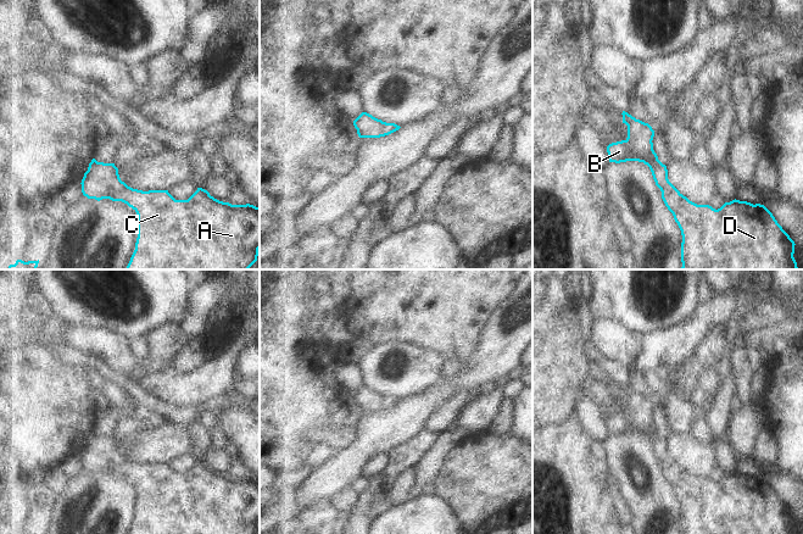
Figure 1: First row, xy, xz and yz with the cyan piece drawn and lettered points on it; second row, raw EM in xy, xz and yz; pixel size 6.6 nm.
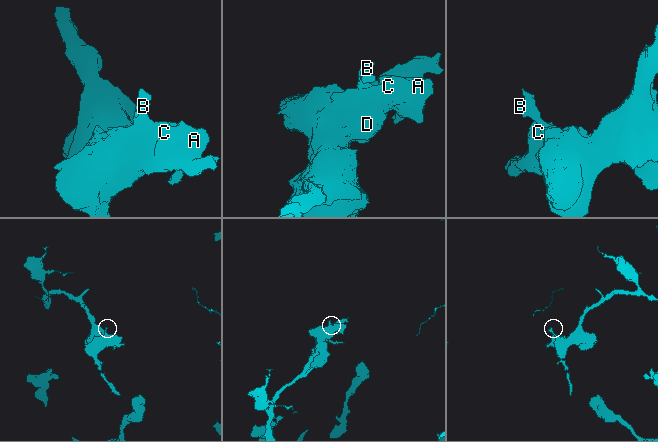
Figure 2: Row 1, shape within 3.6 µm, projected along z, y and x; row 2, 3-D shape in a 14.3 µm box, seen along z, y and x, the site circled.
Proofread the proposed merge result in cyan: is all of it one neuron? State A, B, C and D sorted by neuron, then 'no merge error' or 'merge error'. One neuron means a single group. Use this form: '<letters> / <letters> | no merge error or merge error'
A B C D | no merge error

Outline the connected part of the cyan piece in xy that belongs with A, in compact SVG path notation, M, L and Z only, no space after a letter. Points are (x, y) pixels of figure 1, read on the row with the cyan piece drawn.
M89 163L82 193L97 201L122 201L138 215L135 250L127 269L249 269L260 250L260 207L223 202L202 188L188 200L175 200L168 190L143 191L121 180L115 163Z

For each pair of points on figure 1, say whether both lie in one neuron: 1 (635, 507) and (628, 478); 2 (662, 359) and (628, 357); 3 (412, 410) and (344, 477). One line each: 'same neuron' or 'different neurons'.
1: same neuron
2: different neurons
3: same neuron

